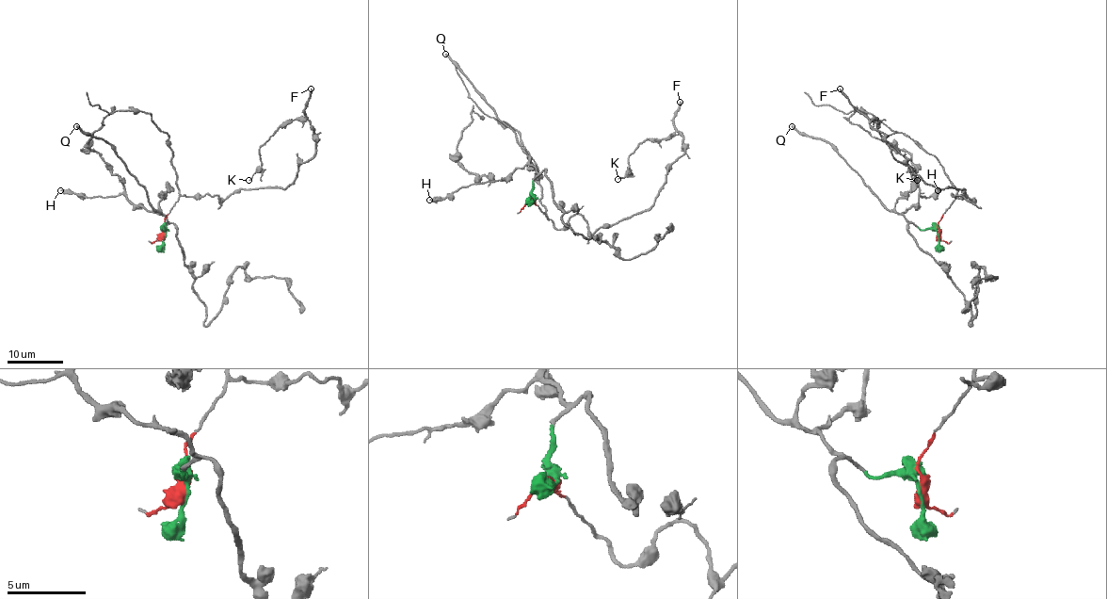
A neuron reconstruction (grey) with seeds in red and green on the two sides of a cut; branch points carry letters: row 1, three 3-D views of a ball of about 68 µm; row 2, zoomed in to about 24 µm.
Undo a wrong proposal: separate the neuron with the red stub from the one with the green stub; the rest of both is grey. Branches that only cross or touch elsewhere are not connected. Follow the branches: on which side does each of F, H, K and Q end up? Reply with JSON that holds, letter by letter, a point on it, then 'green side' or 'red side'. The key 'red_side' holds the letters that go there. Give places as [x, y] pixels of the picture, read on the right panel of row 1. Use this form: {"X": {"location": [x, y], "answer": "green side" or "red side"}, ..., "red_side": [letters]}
{"F": {"location": [840, 89], "answer": "red side"}, "H": {"location": [938, 190], "answer": "green side"}, "K": {"location": [917, 180], "answer": "red side"}, "Q": {"location": [792, 126], "answer": "green side"}, "red_side": ["F", "K"]}

